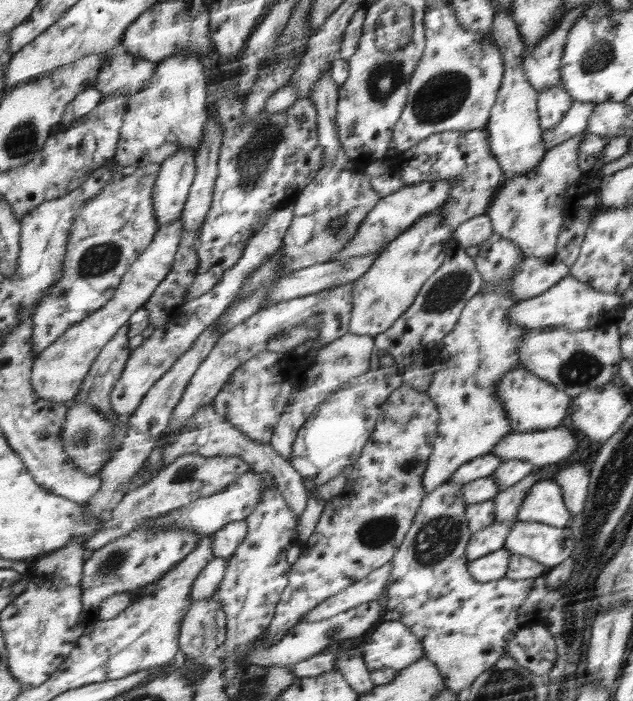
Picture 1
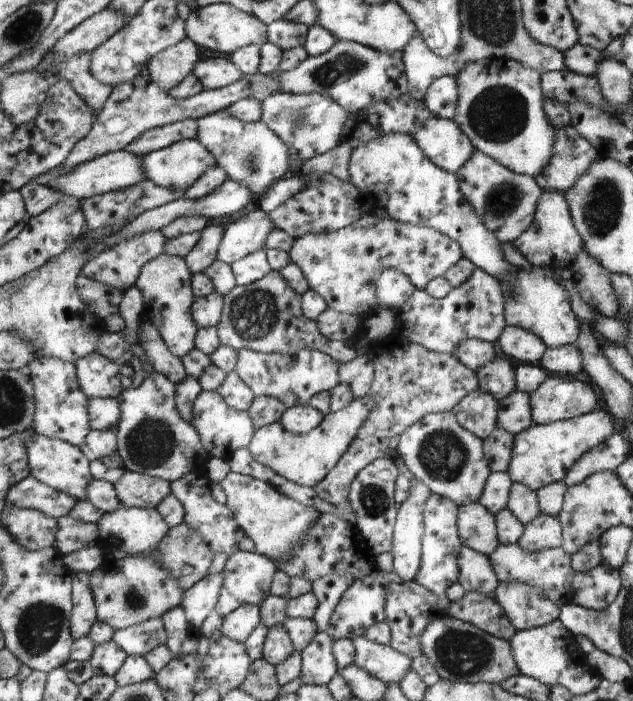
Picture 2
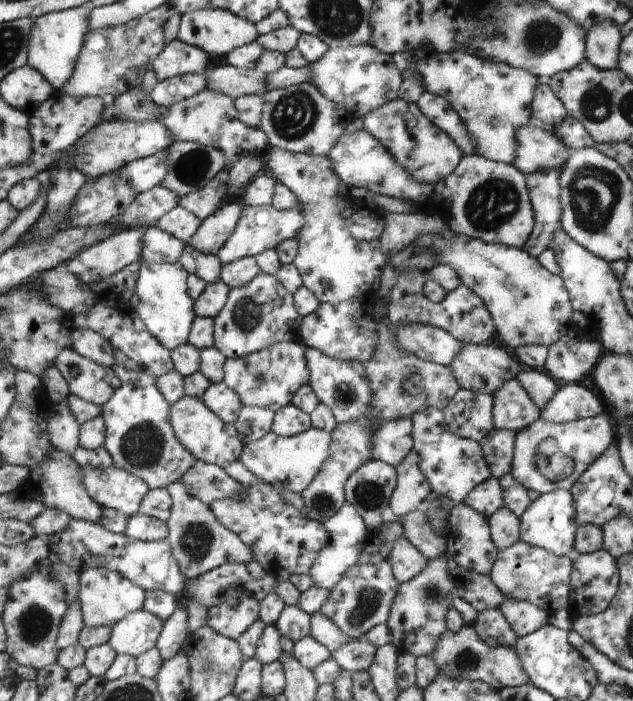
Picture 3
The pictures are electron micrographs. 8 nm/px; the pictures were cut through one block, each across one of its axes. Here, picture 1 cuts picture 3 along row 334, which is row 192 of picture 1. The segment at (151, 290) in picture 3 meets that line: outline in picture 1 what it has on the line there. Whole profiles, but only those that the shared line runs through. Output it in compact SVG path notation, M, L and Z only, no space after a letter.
M184 147L163 162L154 198L160 226L182 216L196 172L195 155Z

